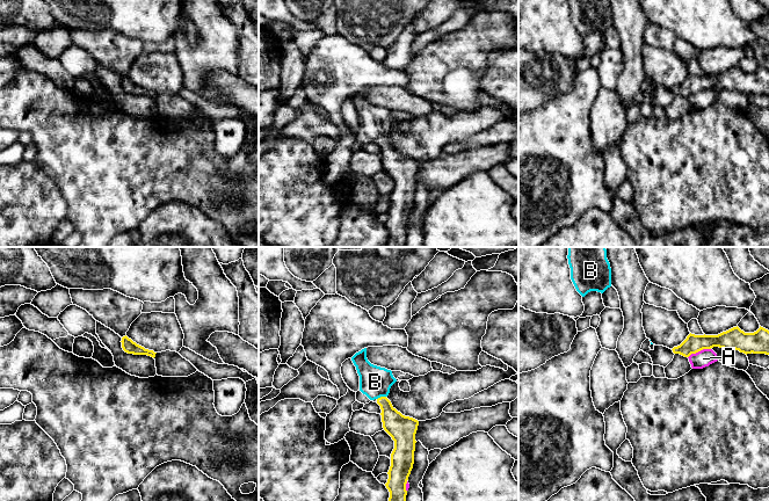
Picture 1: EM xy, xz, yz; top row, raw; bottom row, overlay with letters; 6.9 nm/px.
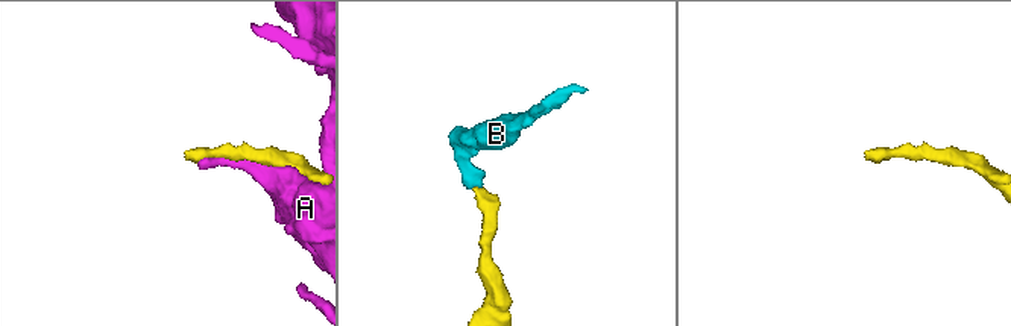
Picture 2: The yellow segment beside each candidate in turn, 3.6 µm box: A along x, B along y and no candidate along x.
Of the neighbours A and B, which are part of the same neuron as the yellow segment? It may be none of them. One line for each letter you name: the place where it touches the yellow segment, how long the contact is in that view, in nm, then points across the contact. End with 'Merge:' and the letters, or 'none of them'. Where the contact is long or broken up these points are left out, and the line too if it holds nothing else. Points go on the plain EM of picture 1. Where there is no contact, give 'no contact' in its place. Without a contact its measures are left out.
B: meets yellow in xz at (381, 137); contact 70 nm long; runs through xz (399, 167), (390, 157), (381, 137), (379, 129), (375, 122)
Merge: B

